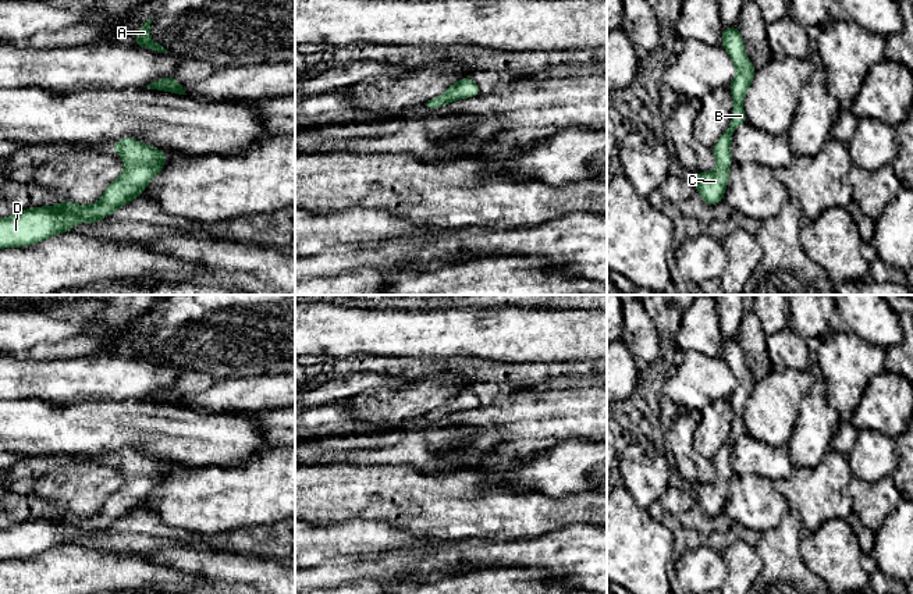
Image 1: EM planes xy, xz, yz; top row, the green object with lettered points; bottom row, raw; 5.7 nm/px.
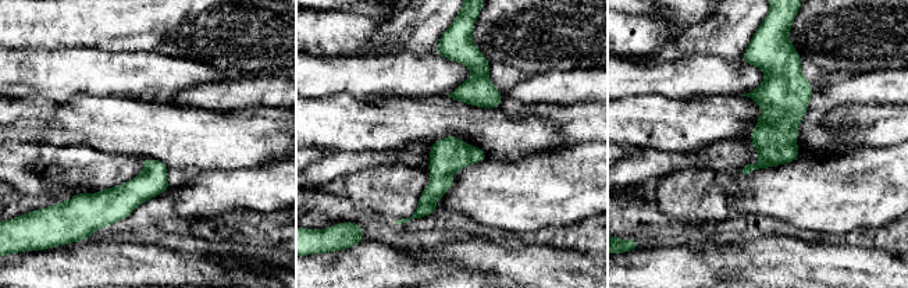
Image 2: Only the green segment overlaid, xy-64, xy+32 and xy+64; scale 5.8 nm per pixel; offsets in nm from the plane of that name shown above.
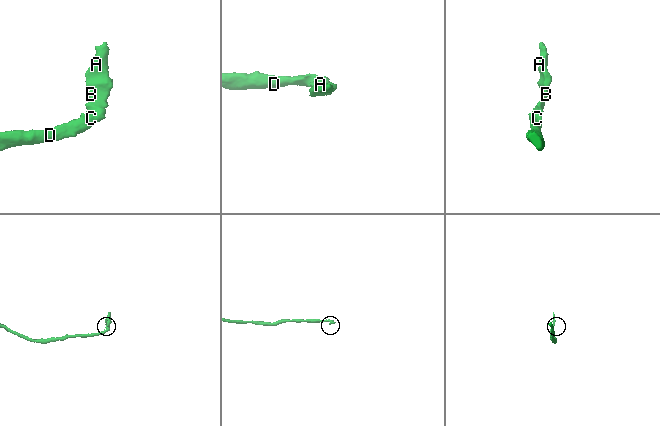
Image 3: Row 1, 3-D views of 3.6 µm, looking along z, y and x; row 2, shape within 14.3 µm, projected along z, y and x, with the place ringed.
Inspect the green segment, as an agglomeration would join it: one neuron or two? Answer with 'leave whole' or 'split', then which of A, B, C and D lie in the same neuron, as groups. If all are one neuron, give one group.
leave whole | A B C D

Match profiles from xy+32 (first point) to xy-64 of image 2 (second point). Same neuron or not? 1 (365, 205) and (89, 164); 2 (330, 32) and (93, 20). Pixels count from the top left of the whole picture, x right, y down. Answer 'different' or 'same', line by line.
1: same
2: same

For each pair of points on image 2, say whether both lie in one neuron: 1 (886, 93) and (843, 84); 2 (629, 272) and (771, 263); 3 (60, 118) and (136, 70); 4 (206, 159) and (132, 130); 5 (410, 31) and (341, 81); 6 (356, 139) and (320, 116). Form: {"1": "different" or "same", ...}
{"1": "same", "2": "different", "3": "different", "4": "same", "5": "different", "6": "same"}

